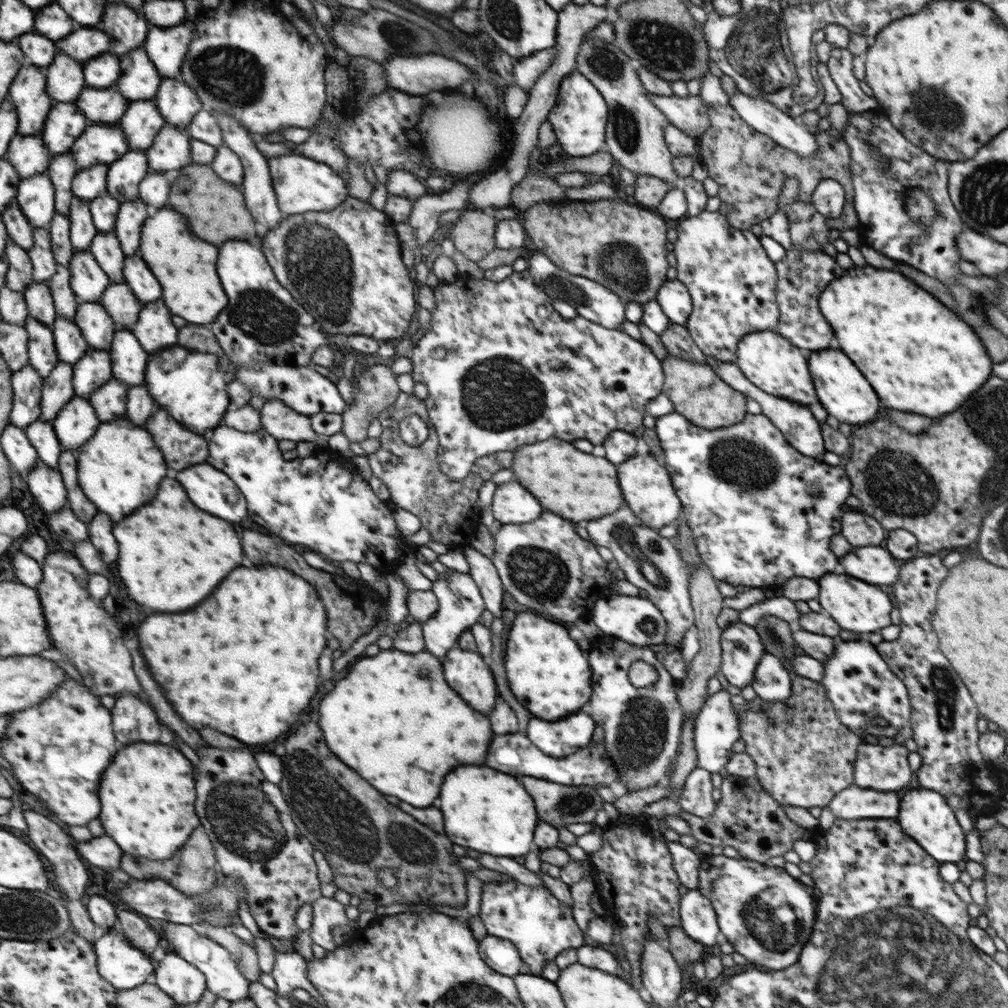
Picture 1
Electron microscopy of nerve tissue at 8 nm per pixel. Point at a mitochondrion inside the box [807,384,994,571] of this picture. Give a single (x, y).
(896, 490)

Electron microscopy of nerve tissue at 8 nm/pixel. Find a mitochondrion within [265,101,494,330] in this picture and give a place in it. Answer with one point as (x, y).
(314, 258)

